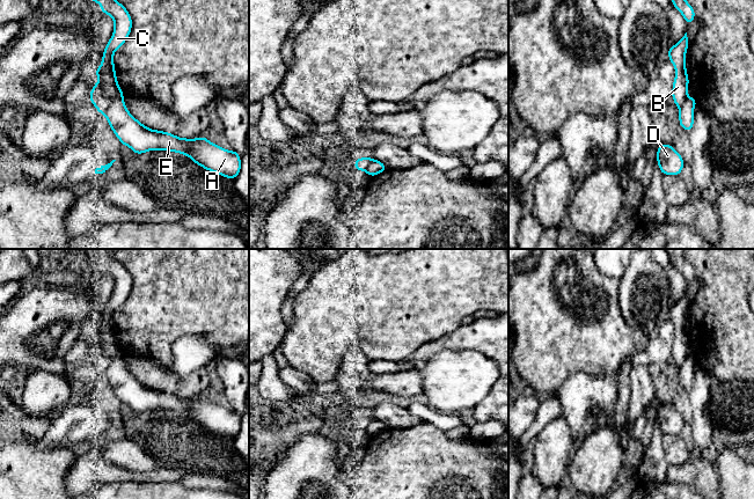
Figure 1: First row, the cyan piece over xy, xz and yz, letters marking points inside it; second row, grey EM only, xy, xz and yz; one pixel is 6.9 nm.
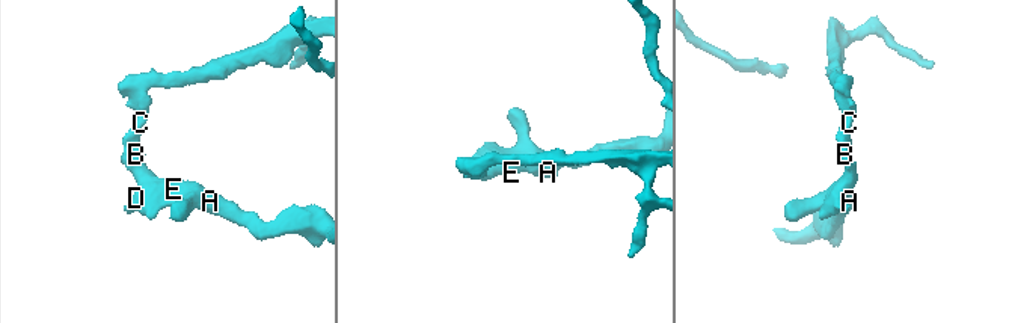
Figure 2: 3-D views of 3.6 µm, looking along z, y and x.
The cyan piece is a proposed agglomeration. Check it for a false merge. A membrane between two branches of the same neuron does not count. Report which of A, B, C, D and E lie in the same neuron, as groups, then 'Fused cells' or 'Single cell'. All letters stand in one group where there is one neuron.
Groups: A D E / B C. Fused cells

